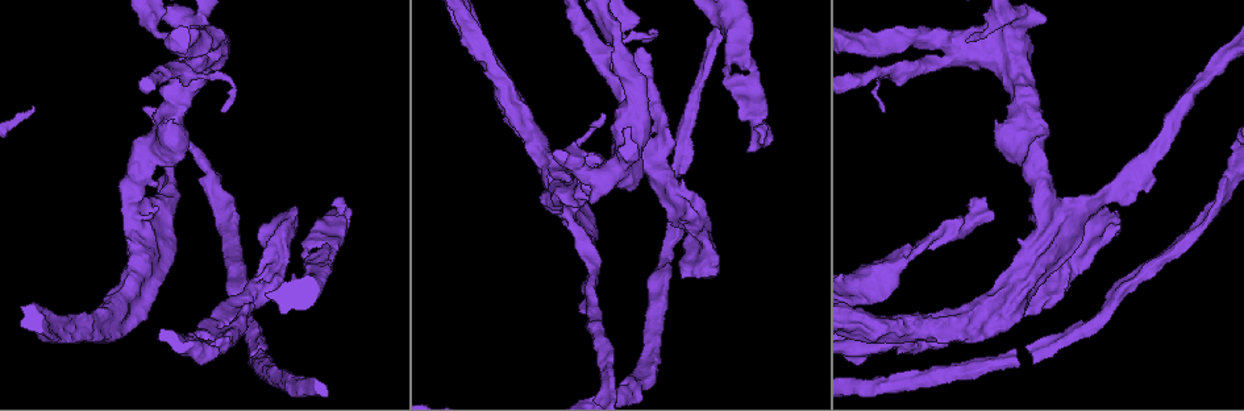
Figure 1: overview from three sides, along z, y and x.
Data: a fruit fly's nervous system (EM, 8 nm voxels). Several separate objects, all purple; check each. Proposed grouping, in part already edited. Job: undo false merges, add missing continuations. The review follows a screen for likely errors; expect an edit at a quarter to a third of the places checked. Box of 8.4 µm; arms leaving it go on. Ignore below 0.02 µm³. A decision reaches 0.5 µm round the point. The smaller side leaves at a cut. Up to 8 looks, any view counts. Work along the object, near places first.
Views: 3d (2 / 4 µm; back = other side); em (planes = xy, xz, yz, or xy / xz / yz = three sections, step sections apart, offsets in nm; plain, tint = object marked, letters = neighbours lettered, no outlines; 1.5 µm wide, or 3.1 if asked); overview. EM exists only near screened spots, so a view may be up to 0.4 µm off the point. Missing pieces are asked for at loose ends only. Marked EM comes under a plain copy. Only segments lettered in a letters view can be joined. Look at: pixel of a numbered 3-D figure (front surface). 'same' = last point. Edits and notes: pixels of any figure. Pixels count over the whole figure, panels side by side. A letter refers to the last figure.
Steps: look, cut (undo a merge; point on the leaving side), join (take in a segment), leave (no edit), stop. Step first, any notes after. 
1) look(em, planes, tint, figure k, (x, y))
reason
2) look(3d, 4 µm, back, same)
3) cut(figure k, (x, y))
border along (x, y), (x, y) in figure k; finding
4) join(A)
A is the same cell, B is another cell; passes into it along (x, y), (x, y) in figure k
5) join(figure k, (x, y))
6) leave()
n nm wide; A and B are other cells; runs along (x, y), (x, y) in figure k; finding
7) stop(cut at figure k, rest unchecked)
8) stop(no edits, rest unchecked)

look(3d, 4 µm, figure 1, (629, 107))
three-way junction

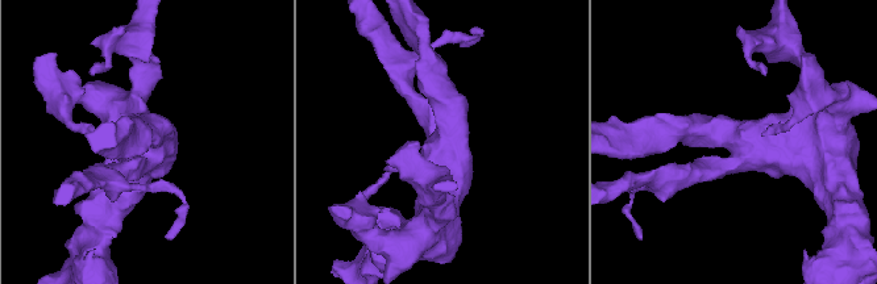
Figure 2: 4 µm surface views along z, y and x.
look(em, xy, step 4, letters, figure 2, (734, 161))
3 arms; arms of 220, 340, 650 nm

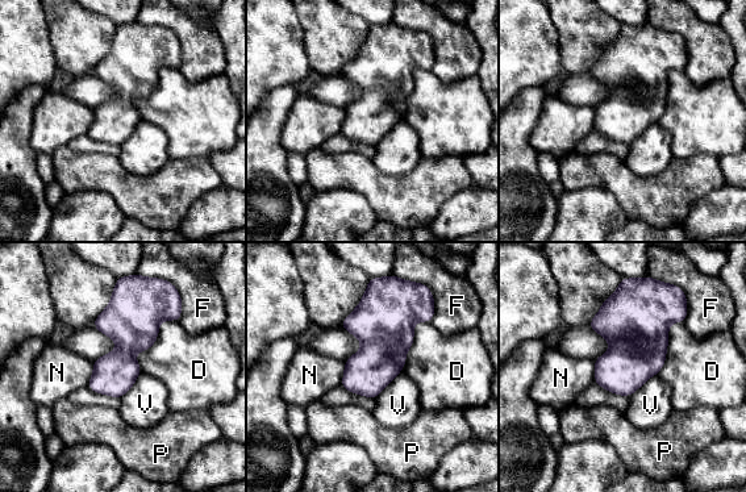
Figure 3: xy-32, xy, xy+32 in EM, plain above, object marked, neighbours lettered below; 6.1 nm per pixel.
look(em, xz, step 4, letters, same)
another direction

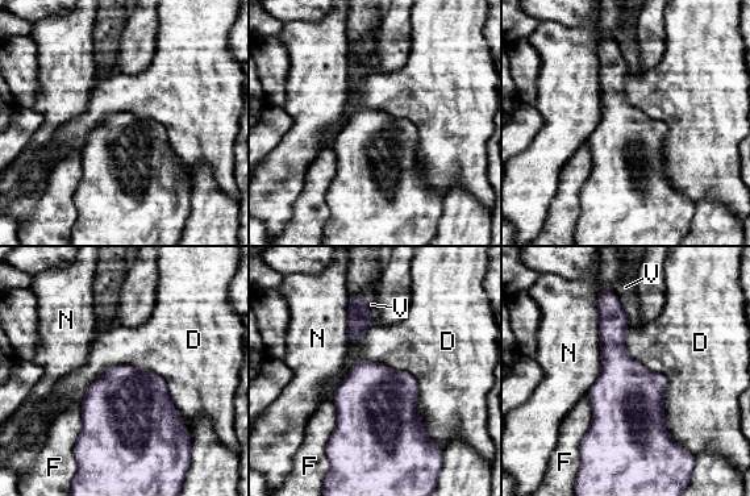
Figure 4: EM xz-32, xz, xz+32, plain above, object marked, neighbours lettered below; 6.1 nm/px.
leave()
360 nm wide; D, F, N and V are other cells; border along (79, 405), (190, 433) in figure 4; one cell here

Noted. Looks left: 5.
look(3d, 4 µm, back, figure 1, (994, 214))
free end

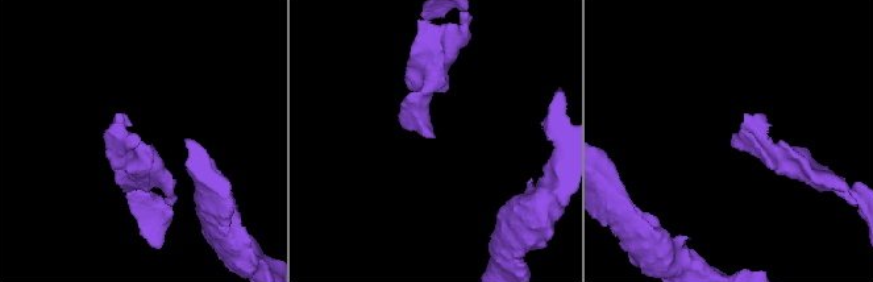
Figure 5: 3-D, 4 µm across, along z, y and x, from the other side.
look(em, xz, step 4, tint, figure 5, (138, 141))

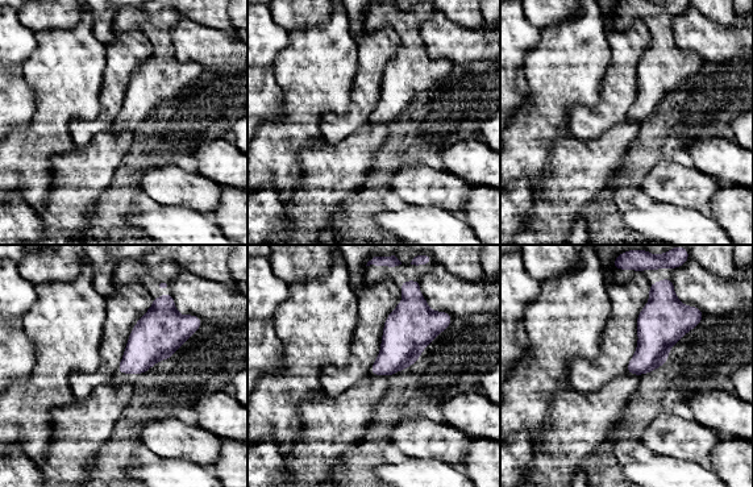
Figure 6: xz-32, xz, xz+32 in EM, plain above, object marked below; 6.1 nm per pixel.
look(em, planes, letters, same)
another direction

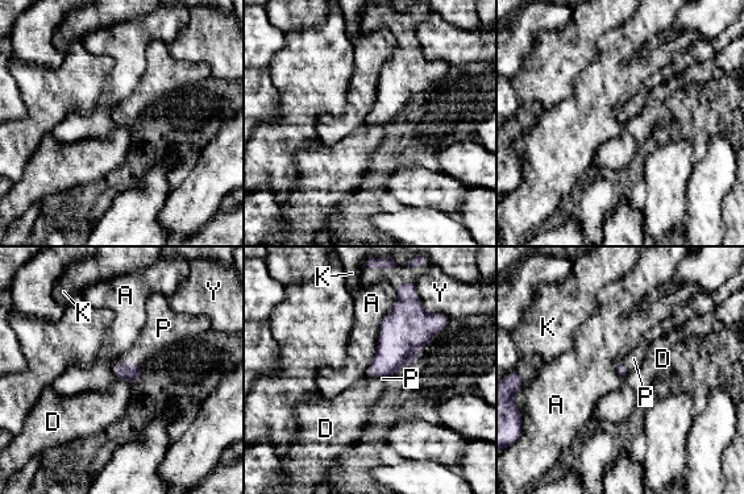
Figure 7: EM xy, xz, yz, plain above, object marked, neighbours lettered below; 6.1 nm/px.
join(P)
P is the same cell, A, D, K and Y are other cells; passes into it along (123, 370), (127, 362), (157, 336) in figure 7; the cell continues

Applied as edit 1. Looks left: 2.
stop(join at figure 7, rest unchecked)

